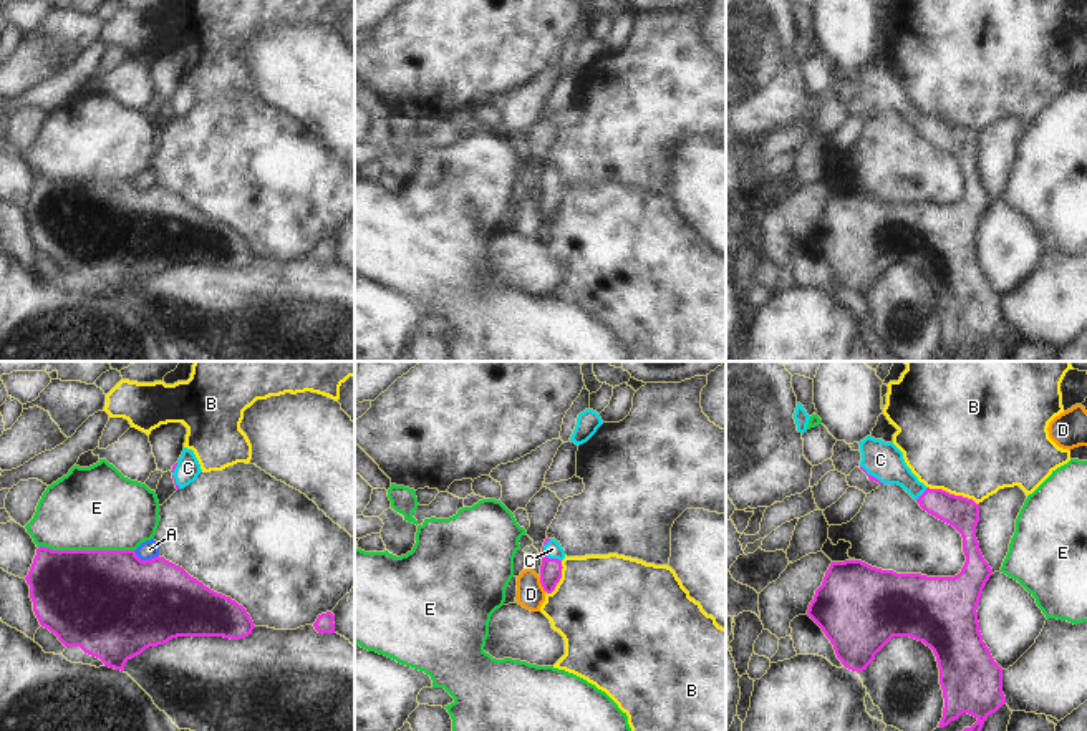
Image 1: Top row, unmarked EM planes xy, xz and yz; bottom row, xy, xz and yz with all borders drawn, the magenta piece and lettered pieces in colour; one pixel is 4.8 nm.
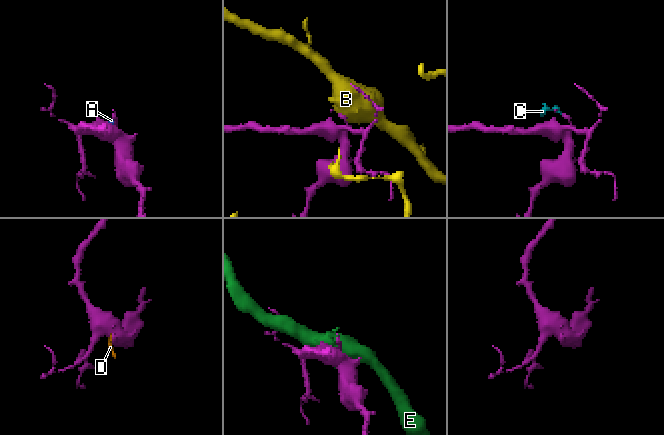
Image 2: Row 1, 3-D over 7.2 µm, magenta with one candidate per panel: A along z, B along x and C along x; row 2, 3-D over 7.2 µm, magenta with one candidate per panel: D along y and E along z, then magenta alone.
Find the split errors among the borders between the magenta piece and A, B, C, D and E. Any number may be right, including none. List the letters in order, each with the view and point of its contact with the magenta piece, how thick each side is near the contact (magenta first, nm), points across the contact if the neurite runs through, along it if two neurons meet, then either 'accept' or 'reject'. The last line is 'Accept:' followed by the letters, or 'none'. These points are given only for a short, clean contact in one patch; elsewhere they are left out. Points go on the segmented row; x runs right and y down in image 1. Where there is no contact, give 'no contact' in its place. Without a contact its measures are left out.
A: xy (146, 561) | 480/90 nm | reject
B: yz (953, 494) | 160/500 nm | along yz (927, 486), (971, 498), (978, 504) | reject
C: xz (544, 554) | 110/90 nm | across xz (550, 571), (550, 561), (544, 554), (552, 549) | accept
D: xz (541, 582) | 110/140 nm | along xz (539, 577), (545, 590) | reject
E: xy (86, 551) | 500/400 nm | reject
Accept: C

